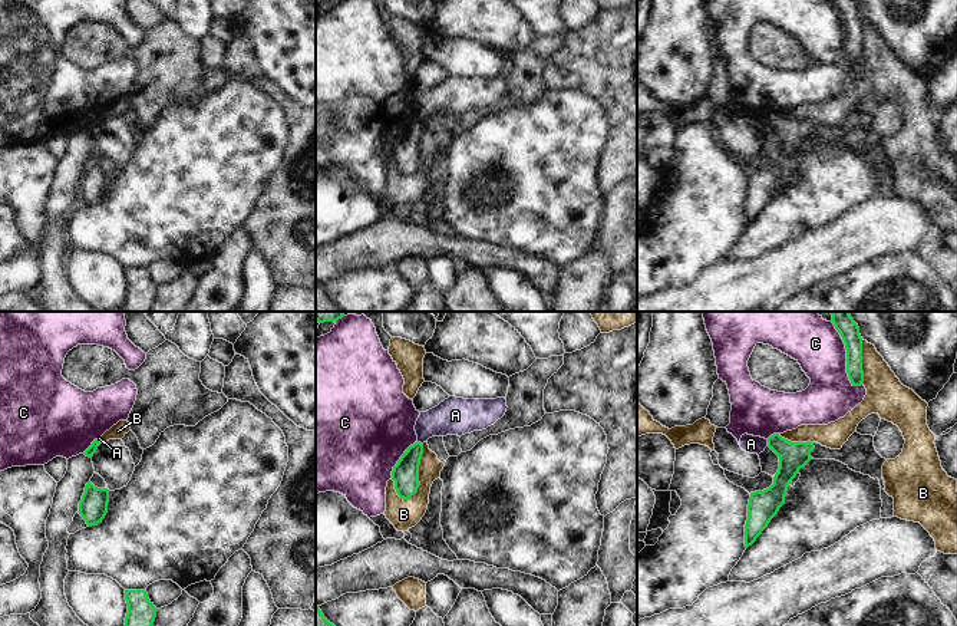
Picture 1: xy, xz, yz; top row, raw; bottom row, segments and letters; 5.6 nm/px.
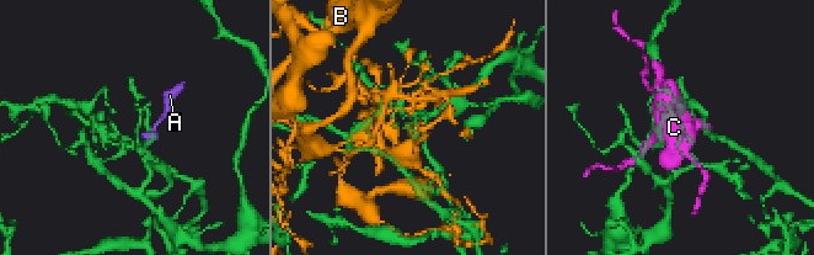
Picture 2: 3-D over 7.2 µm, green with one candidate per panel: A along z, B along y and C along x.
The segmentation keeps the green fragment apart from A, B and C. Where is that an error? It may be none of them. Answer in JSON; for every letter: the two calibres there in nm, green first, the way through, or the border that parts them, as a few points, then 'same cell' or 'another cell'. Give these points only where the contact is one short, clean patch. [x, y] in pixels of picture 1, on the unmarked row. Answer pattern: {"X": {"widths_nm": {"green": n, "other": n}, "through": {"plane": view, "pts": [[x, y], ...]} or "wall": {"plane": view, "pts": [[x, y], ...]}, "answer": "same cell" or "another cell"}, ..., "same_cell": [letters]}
{"A": {"widths_nm": {"green": 160, "other": 100}, "wall": {"plane": "yz", "pts": [[766, 118], [768, 124]]}, "answer": "another cell"}, "B": {"widths_nm": {"green": 150, "other": 170}, "answer": "another cell"}, "C": {"widths_nm": {"green": 110, "other": 280}, "answer": "another cell"}, "same_cell": []}

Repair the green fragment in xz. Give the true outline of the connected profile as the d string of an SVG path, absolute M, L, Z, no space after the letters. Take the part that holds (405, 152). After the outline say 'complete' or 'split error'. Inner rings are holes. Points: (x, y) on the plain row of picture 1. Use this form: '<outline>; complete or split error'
M415 121L400 135L393 145L392 158L395 159L395 168L403 178L409 178L418 171L419 161L419 144L423 132L423 122Z; complete

